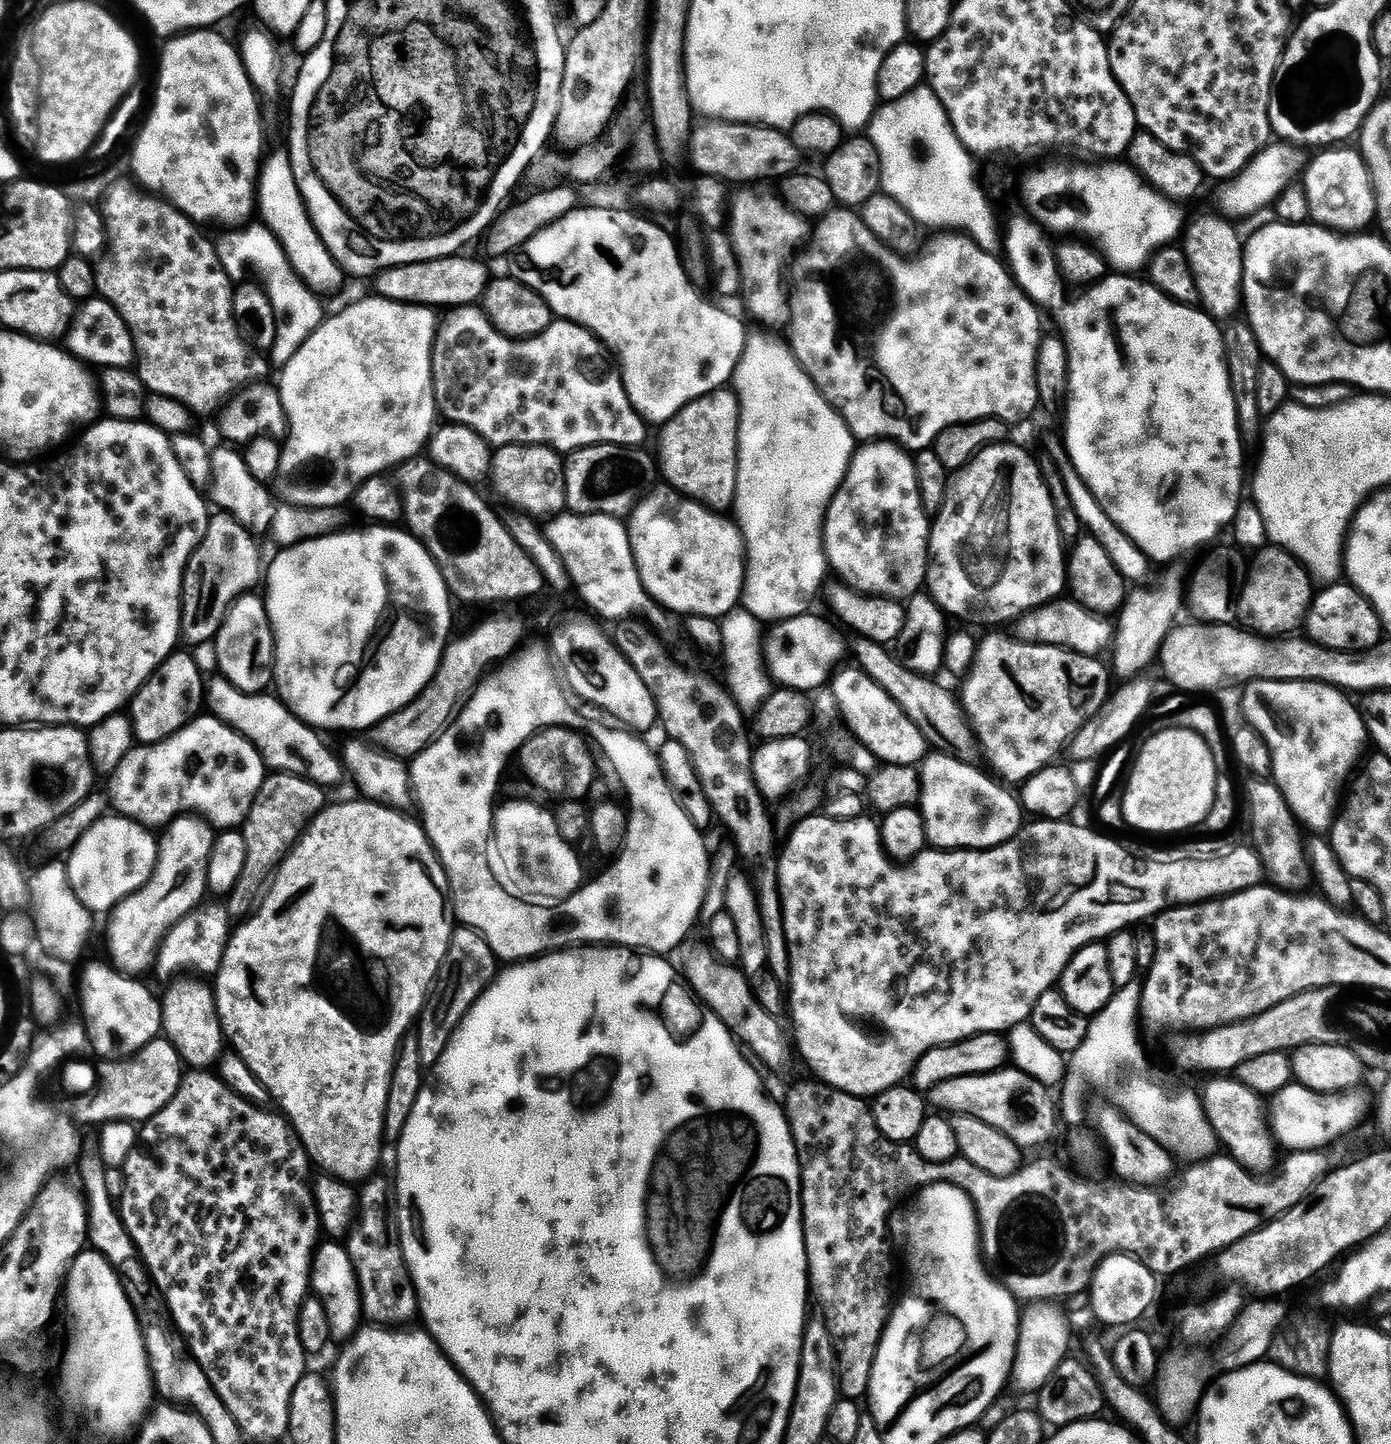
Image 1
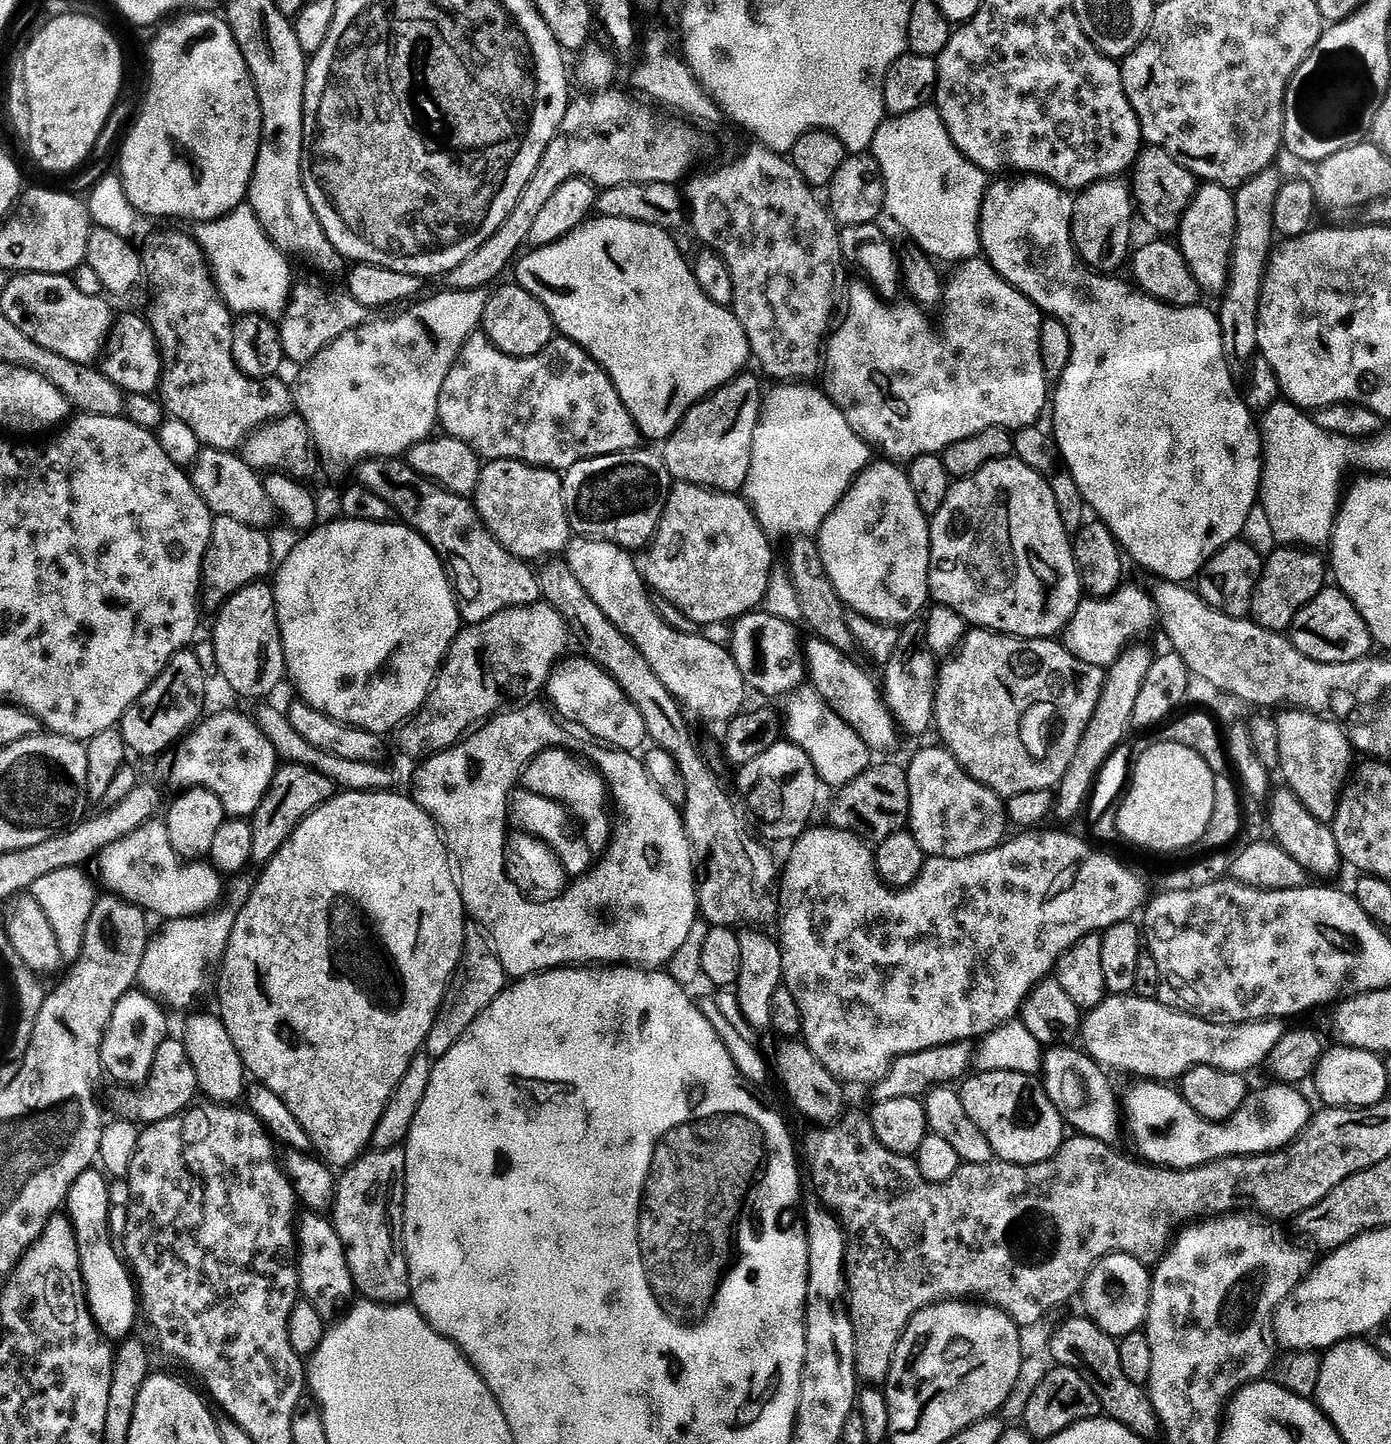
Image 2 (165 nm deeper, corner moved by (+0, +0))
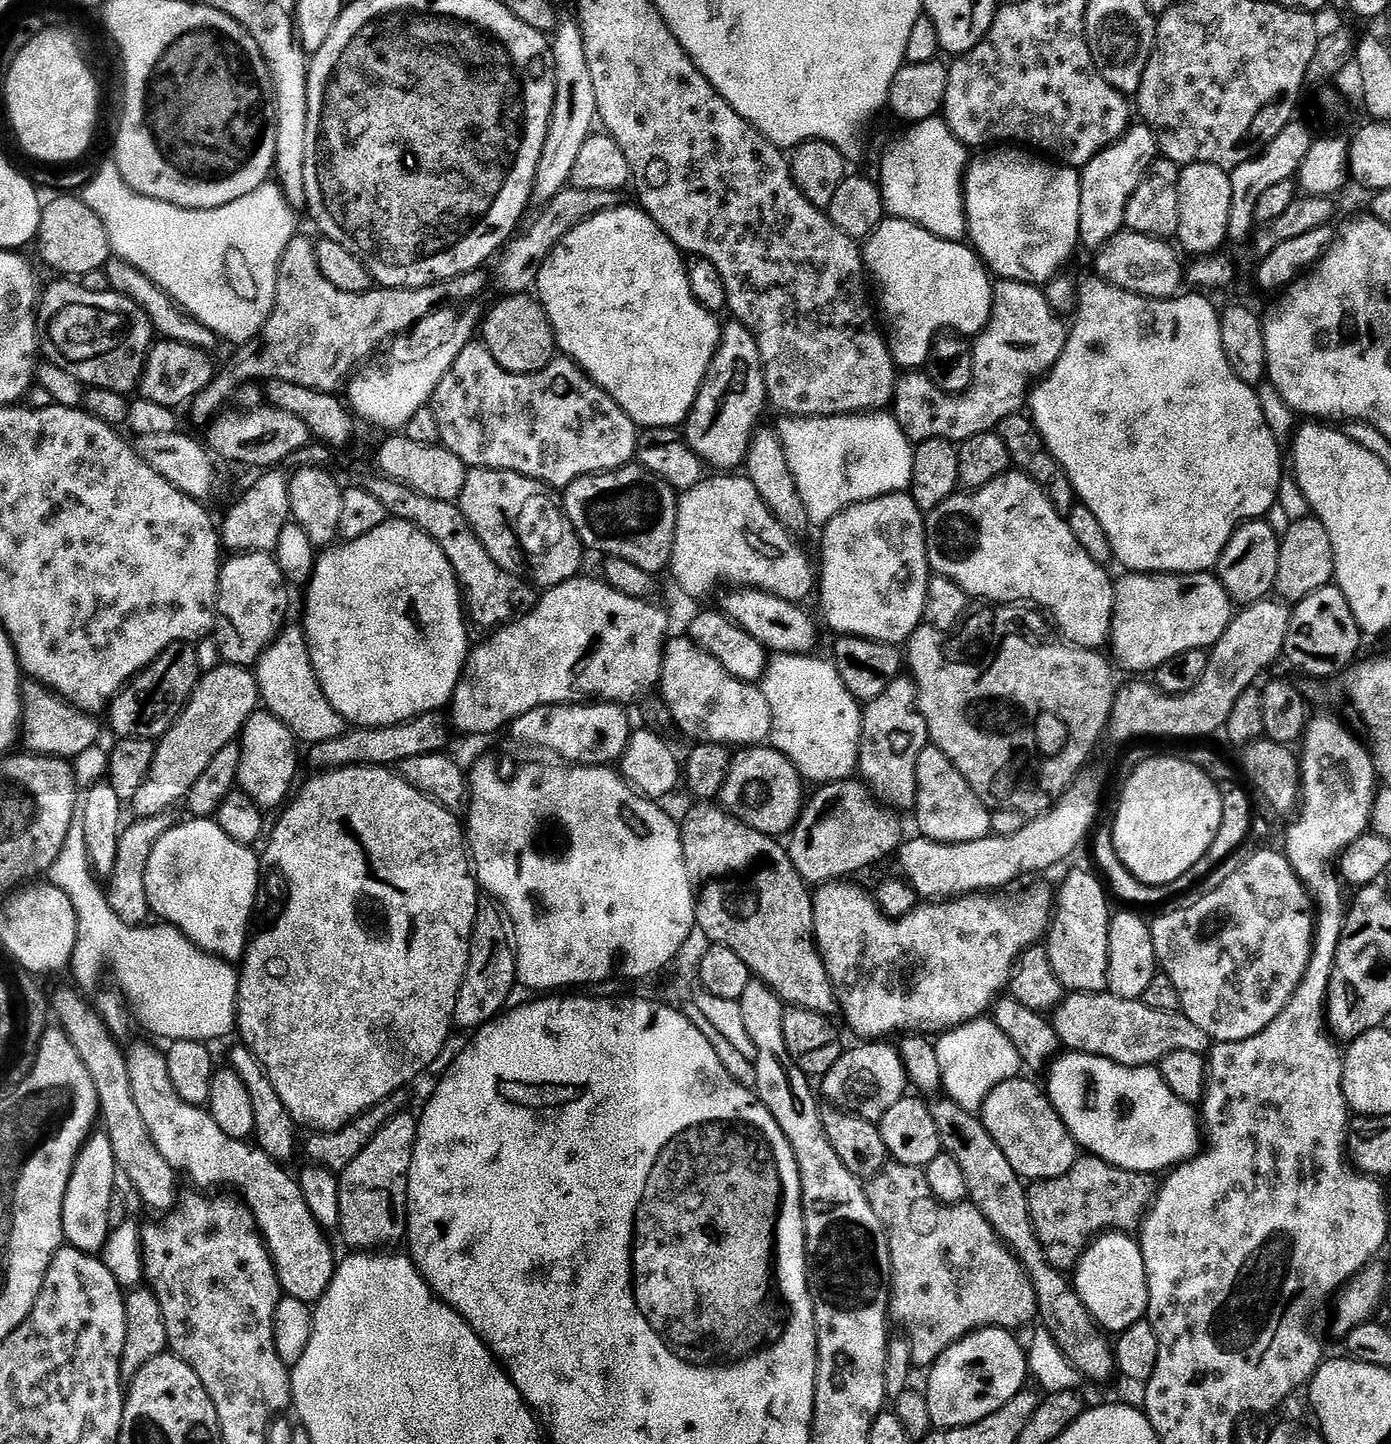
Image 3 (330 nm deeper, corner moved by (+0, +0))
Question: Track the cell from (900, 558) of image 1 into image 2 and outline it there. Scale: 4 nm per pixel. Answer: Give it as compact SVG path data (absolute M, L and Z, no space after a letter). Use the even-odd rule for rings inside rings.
M896 462L876 463L871 463L856 477L836 509L824 519L818 533L818 543L822 562L826 562L826 574L845 609L880 624L905 626L930 604L928 583L932 525L922 506L918 506L918 498L914 498L914 486L910 486L907 471Z

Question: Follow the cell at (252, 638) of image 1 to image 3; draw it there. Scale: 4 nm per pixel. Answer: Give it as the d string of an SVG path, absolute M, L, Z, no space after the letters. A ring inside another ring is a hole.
M246 552L233 555L223 561L220 570L218 612L232 627L234 635L244 648L236 648L230 656L231 663L252 666L264 655L280 633L285 631L284 619L288 616L288 591L290 585L284 579L284 571L266 552Z

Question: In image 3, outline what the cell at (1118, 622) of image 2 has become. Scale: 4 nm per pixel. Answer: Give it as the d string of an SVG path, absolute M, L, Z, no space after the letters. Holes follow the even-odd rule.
M1124 574L1121 580L1116 584L1116 605L1114 606L1114 614L1112 615L1112 634L1110 637L1110 649L1116 655L1115 663L1125 668L1128 672L1148 672L1163 669L1165 666L1171 665L1172 659L1183 658L1188 652L1203 650L1211 650L1216 647L1216 643L1226 634L1226 630L1230 626L1234 615L1234 605L1232 599L1229 598L1228 592L1222 586L1219 576L1215 574Z

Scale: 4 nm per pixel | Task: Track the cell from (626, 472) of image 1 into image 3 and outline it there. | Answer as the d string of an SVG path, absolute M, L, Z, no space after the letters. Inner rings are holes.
M636 462L616 468L613 472L597 472L595 476L578 478L562 492L564 515L568 517L585 549L592 551L593 548L596 552L605 552L605 557L625 560L651 574L659 574L663 568L665 571L672 563L677 503L677 489L673 488L661 473Z

